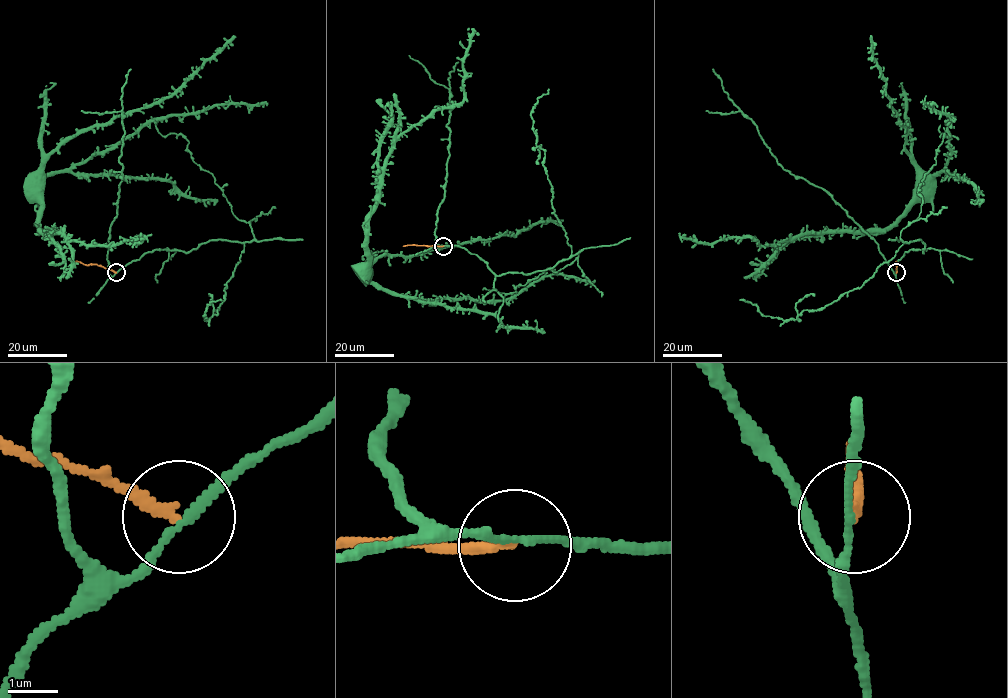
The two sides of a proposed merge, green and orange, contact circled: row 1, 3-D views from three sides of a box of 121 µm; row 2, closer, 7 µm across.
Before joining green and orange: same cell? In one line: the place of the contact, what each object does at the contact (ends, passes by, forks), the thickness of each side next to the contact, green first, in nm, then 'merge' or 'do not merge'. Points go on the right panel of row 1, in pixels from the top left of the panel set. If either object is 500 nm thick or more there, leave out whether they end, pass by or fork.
at (896, 272); green passes by; orange ends there; 140 nm thick on the green side, 200 nm on the other; do not merge

